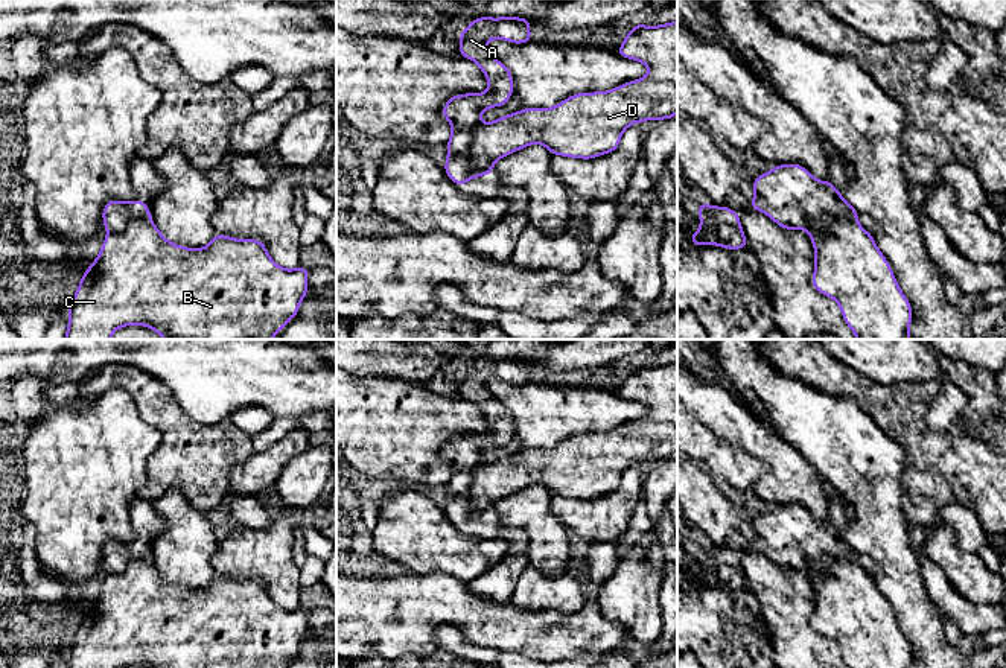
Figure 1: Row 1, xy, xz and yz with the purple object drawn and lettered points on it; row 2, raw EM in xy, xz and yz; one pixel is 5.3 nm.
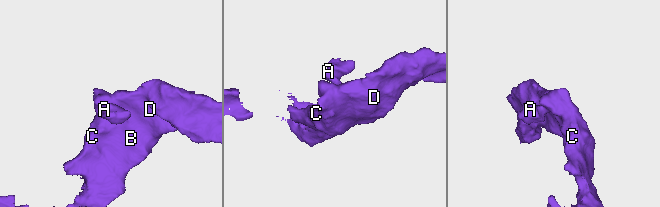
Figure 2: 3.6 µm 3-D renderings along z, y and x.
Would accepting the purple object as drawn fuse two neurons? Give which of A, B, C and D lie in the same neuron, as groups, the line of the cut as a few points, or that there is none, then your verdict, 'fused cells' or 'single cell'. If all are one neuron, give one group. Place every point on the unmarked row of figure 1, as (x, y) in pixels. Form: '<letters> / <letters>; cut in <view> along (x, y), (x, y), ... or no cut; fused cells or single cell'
A / B C D; cut in yz along (856, 560), (824, 554), (813, 565), (816, 574), (811, 578); fused cells

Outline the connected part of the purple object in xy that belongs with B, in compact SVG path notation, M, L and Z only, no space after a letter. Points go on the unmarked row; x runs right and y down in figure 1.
M151 557L131 560L120 574L108 574L97 600L82 615L68 647L67 668L285 668L307 638L309 610L280 609L257 580L233 580L215 574L204 589L167 581Z

